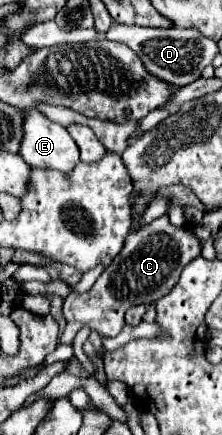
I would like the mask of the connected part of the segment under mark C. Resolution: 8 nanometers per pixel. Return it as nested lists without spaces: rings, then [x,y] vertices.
[[[131,211],[131,227],[121,253],[115,257],[113,265],[107,267],[95,285],[79,295],[73,293],[63,303],[63,315],[67,327],[61,335],[61,343],[71,343],[75,335],[87,327],[101,335],[115,337],[123,331],[123,317],[129,307],[153,305],[165,297],[179,281],[181,269],[201,255],[201,243],[193,235],[189,225],[175,227],[169,217],[159,217],[147,225],[141,225],[141,213]]]

